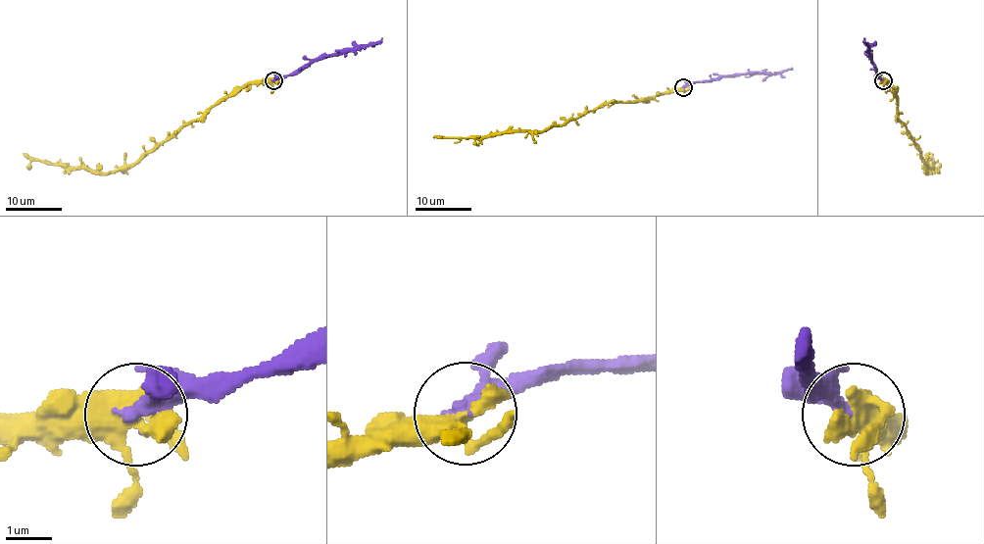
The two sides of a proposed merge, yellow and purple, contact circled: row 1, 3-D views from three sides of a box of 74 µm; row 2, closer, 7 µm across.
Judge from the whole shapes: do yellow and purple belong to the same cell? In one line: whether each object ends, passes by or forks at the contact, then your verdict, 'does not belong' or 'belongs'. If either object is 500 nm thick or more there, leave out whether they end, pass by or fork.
yellow forks there; purple passes by; belongs

